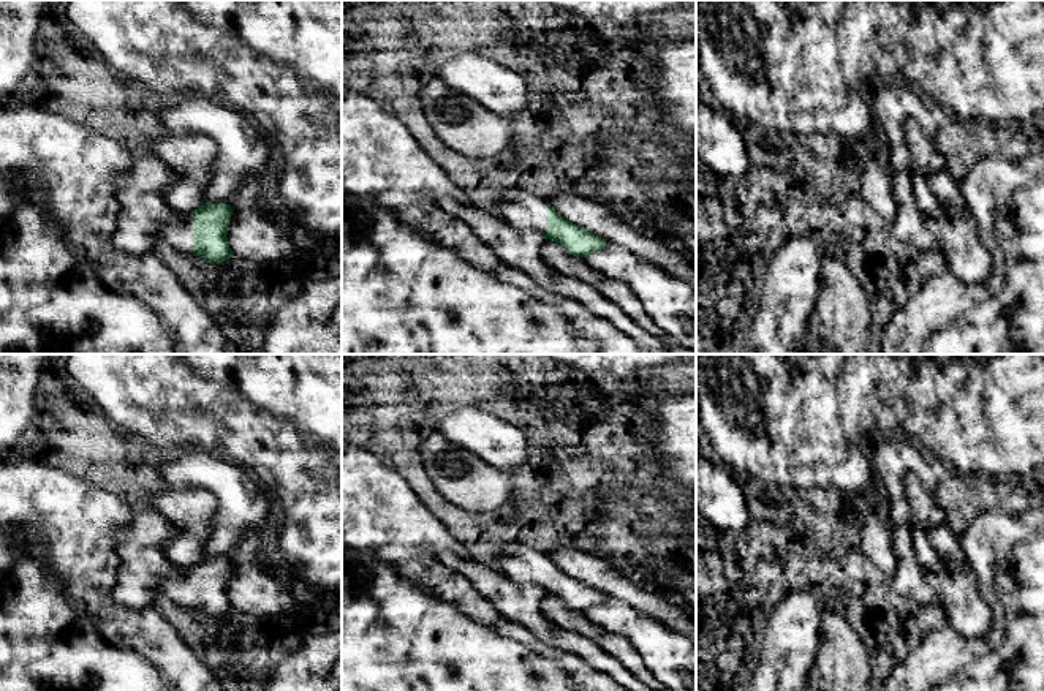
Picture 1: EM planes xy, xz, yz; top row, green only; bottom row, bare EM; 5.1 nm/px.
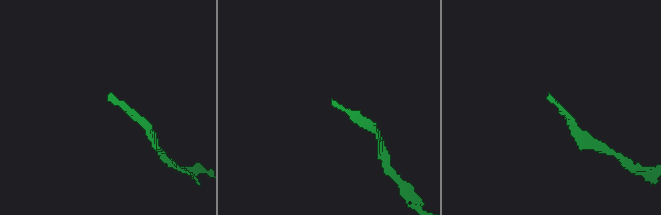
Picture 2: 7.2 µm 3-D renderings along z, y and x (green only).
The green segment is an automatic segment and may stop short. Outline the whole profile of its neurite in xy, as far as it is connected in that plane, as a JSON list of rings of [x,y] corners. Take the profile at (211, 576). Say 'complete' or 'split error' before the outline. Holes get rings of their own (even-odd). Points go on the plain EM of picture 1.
split error | [[[207,555],[193,566],[180,569],[177,579],[163,579],[160,593],[180,606],[223,618],[233,610],[226,591],[231,569],[233,561],[229,558]]]

